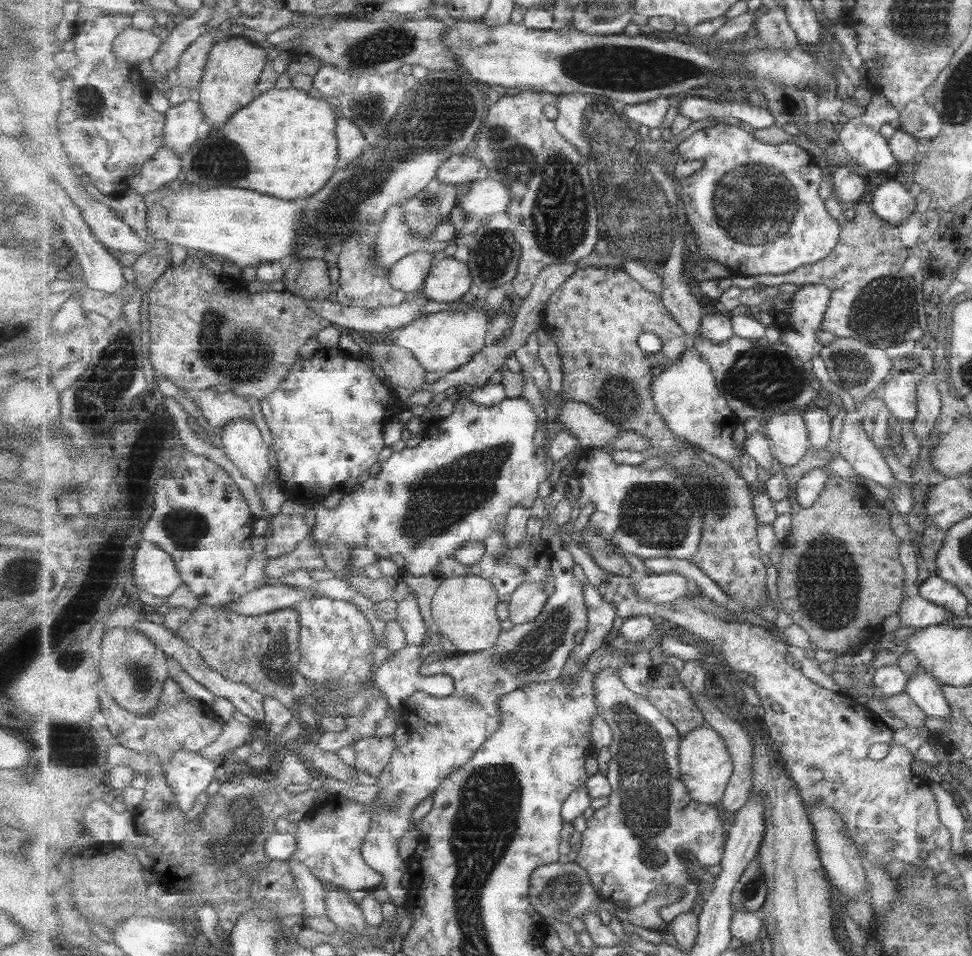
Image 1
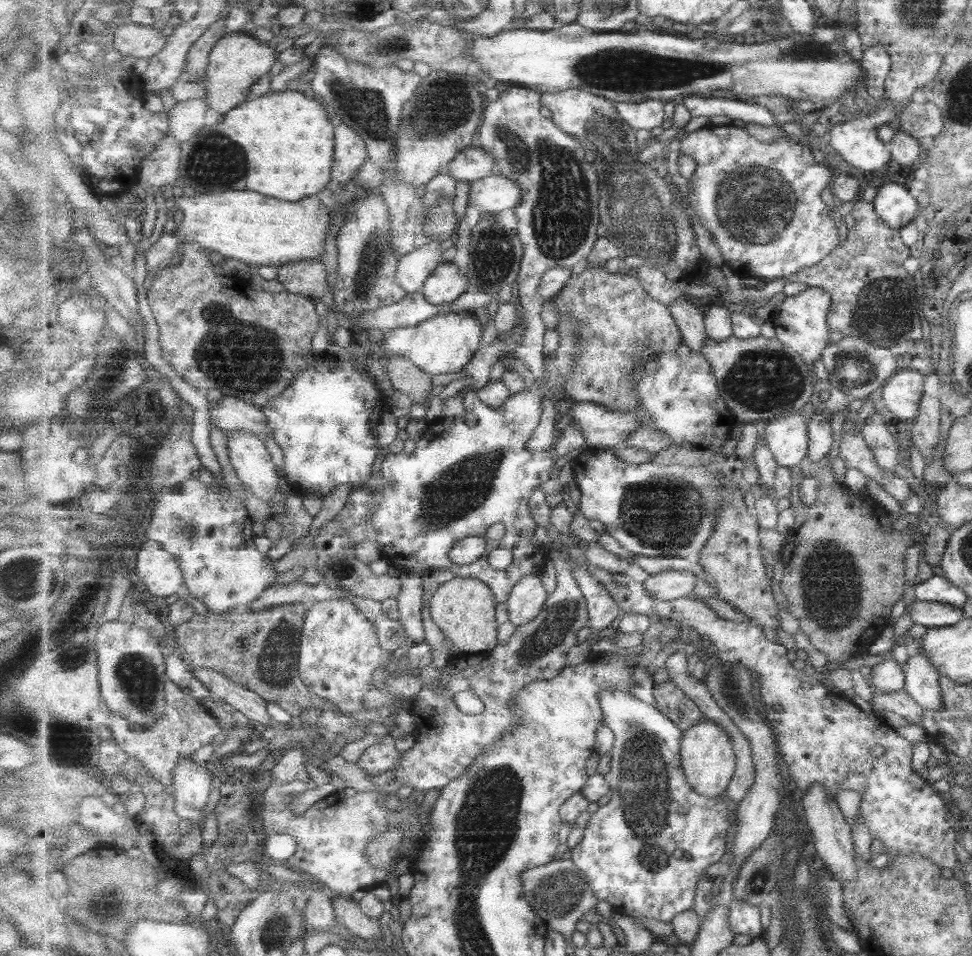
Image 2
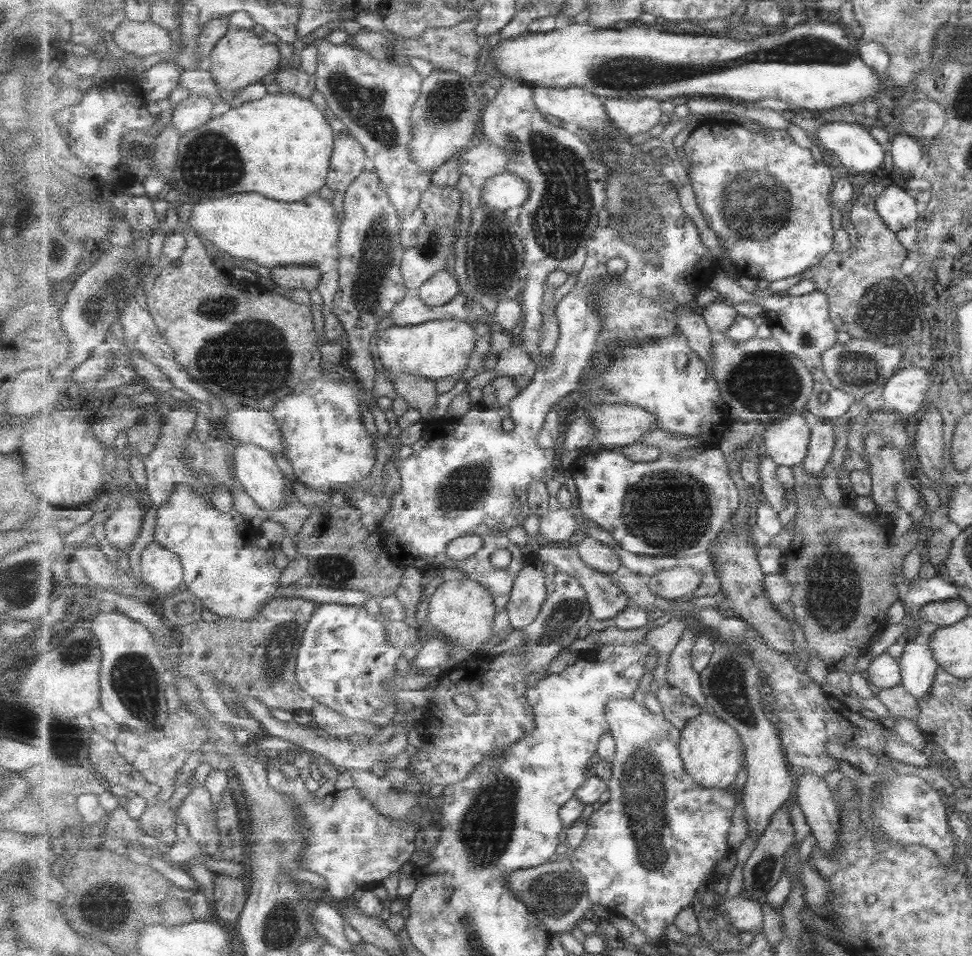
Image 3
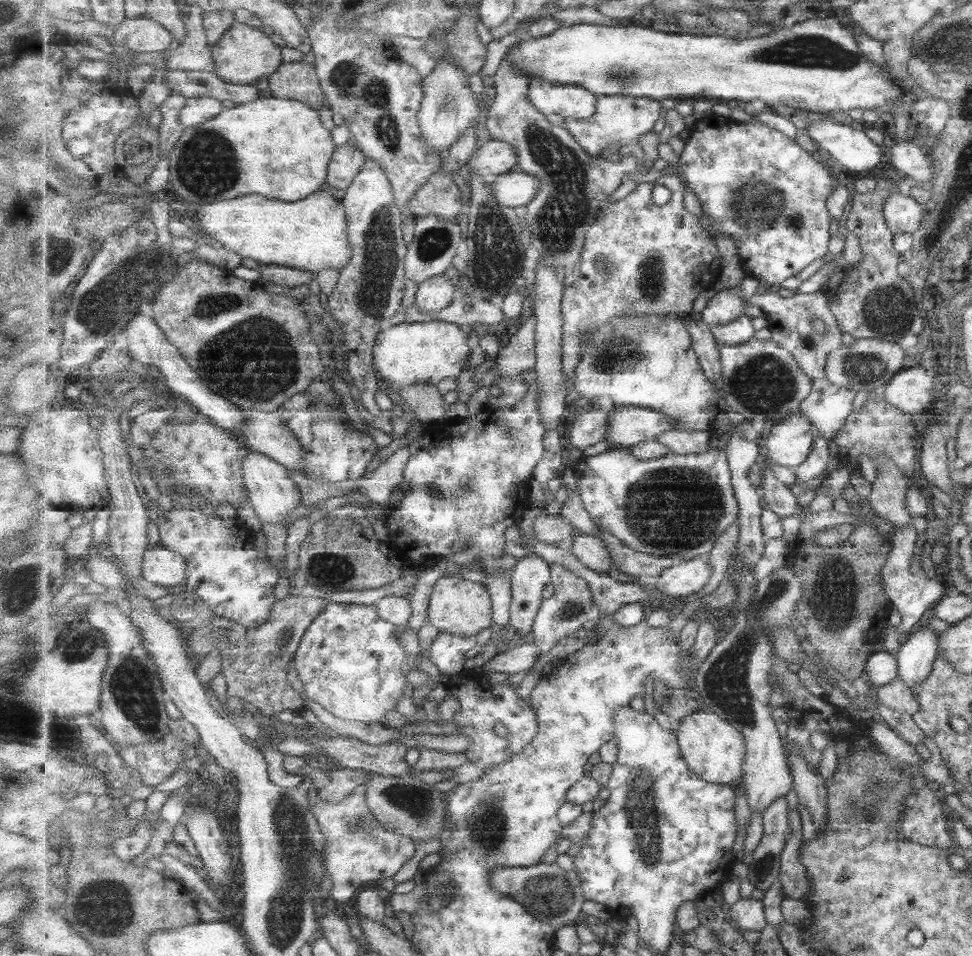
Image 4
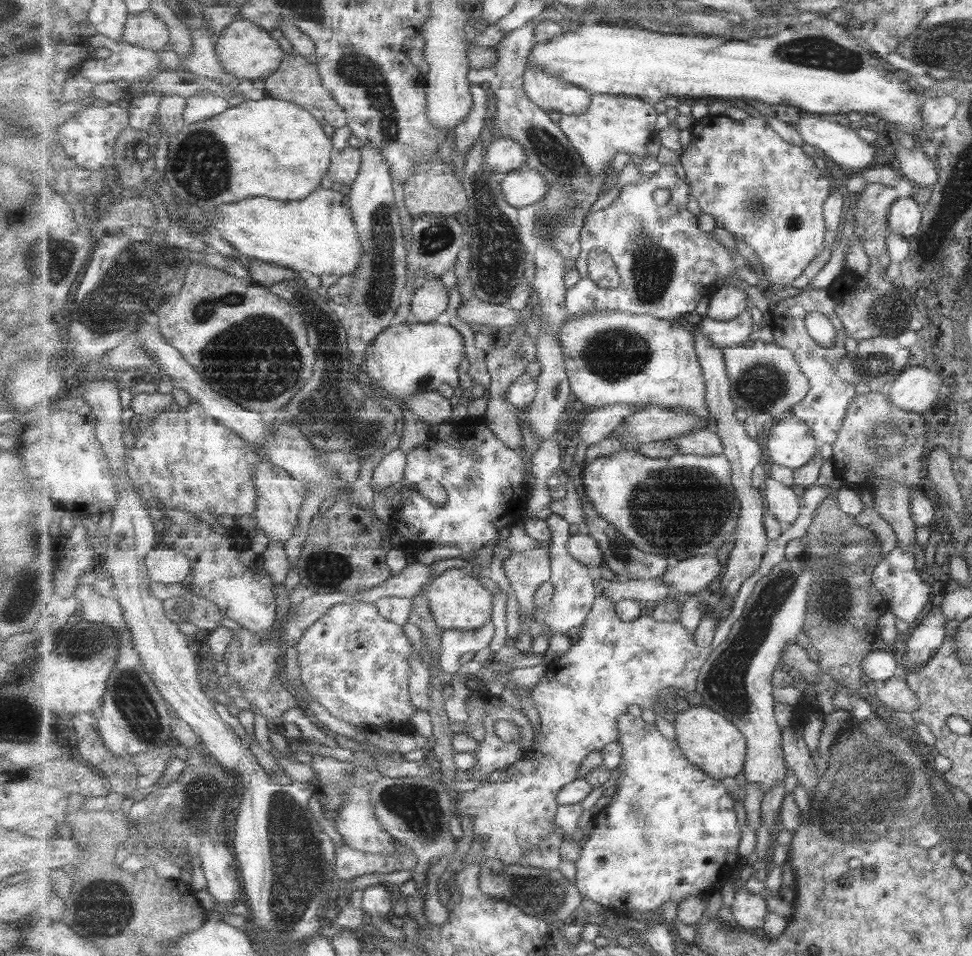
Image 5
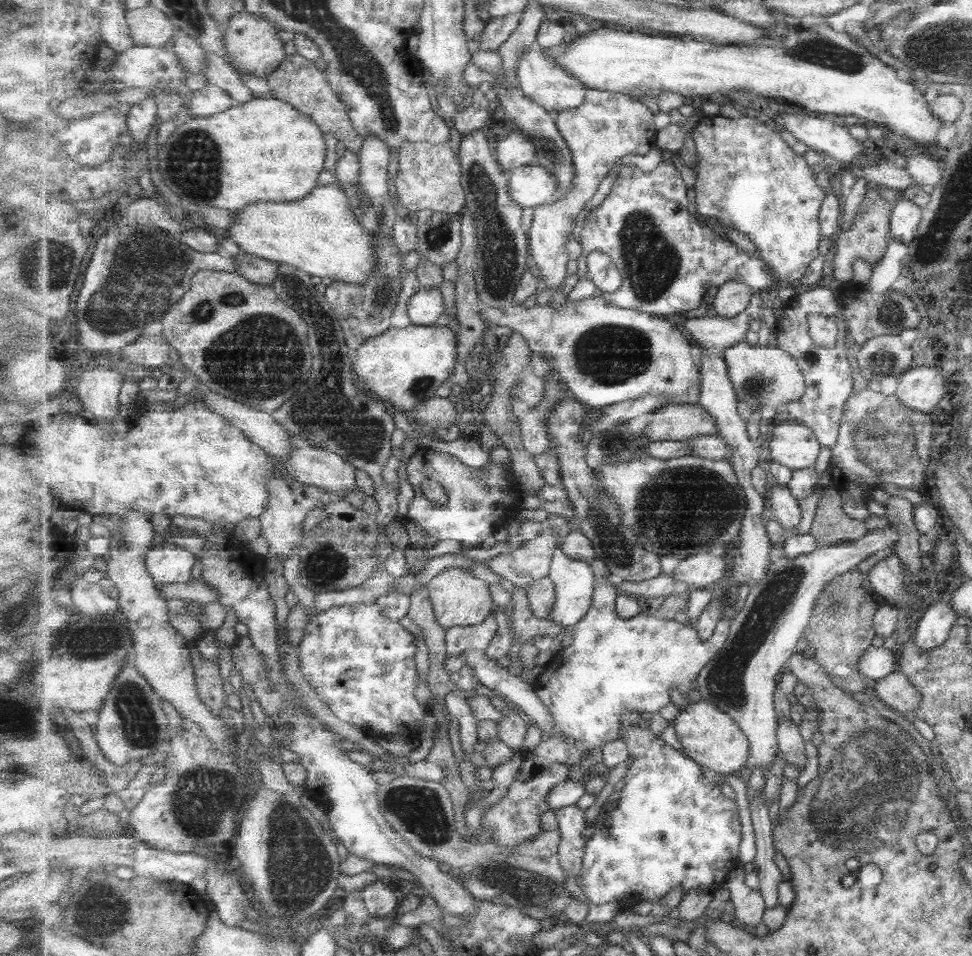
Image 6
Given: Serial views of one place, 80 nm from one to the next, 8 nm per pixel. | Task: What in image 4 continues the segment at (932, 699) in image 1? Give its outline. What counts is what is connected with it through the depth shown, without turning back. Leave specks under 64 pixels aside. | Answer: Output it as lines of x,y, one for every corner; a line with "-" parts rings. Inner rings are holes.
926,626
917,627
909,639
902,645
902,649
896,654
899,676
909,688
916,688
918,684
922,684
932,674
935,661
940,656
938,636

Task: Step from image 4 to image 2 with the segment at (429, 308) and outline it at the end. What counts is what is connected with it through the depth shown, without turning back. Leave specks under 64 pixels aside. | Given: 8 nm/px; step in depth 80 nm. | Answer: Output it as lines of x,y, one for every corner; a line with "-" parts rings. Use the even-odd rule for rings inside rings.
444,262
426,280
422,294
433,305
448,306
470,290
468,275
452,262

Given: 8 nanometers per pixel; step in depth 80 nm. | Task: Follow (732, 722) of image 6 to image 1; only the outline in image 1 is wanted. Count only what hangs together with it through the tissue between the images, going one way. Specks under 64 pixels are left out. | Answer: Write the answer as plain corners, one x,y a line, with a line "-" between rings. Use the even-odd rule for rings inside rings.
705,725
682,738
680,742
680,770
683,783
695,802
718,805
733,776
734,763
727,743
717,730

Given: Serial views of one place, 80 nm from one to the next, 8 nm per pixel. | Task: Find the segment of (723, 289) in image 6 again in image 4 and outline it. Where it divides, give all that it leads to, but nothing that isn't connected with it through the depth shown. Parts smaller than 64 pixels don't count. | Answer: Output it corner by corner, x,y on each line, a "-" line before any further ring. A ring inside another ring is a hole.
721,290
714,294
703,309
701,320
710,327
729,324
744,314
743,305
745,302
741,295
733,293
732,290

